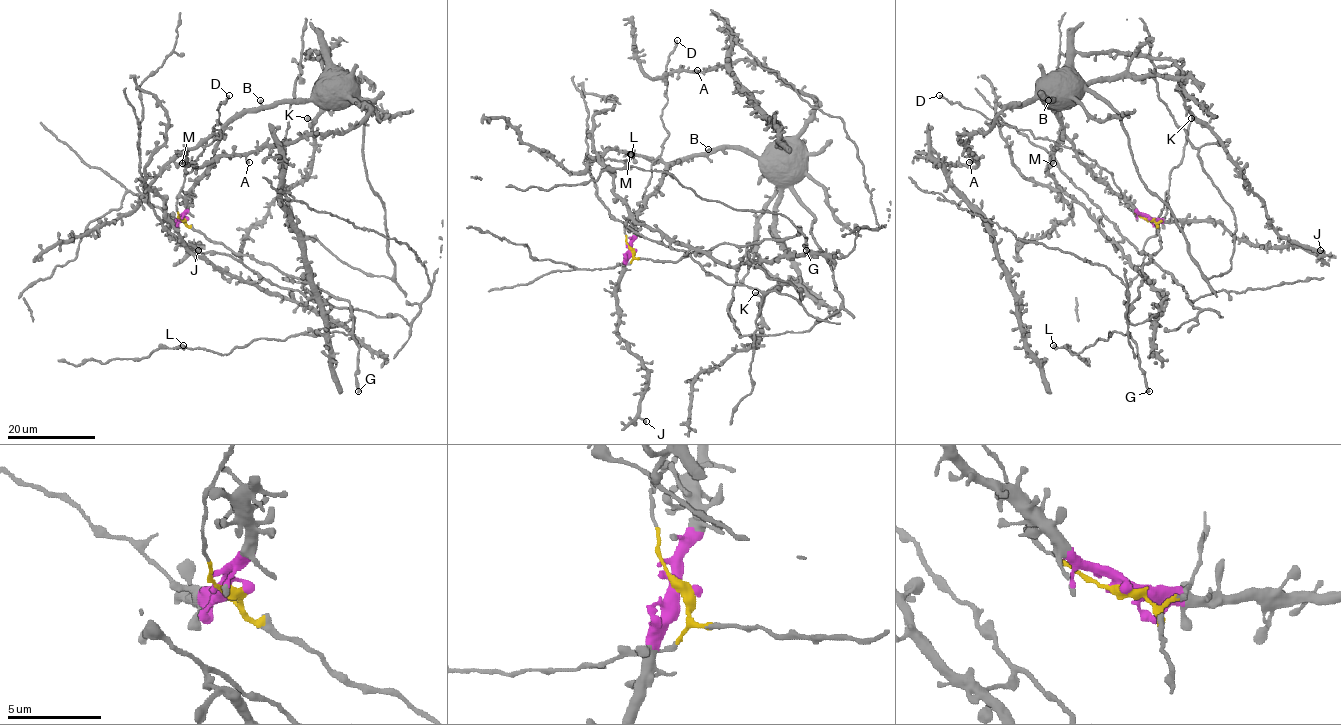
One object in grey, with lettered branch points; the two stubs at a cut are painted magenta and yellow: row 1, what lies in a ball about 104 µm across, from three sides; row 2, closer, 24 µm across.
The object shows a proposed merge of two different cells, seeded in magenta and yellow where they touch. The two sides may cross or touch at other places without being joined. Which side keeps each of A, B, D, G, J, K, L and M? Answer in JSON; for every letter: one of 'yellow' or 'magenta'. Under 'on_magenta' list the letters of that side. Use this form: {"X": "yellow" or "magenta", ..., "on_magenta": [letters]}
{"A": "magenta", "B": "magenta", "D": "yellow", "G": "yellow", "J": "magenta", "K": "magenta", "L": "yellow", "M": "magenta", "on_magenta": ["A", "B", "J", "K", "M"]}

